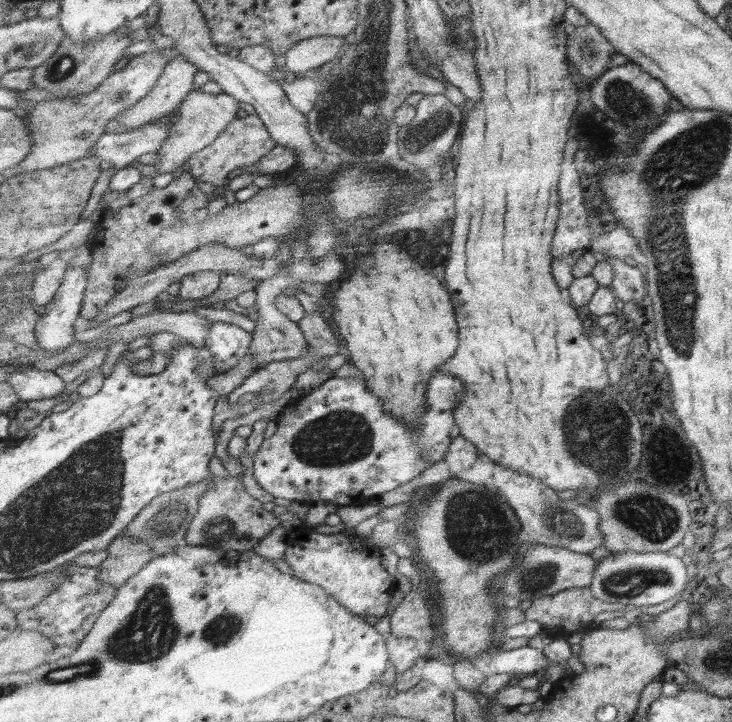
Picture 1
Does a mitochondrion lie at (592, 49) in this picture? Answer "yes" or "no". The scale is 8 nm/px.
yes

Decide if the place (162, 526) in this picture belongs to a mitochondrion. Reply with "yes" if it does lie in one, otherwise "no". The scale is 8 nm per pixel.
yes

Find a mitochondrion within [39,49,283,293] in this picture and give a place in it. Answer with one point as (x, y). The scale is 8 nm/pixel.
(64, 66)

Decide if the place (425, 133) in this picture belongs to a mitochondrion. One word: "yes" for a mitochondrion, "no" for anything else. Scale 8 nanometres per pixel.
yes

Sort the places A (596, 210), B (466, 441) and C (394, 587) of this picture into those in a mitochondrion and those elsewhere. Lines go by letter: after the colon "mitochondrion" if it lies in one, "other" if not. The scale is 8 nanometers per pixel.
A: other
B: other
C: other

